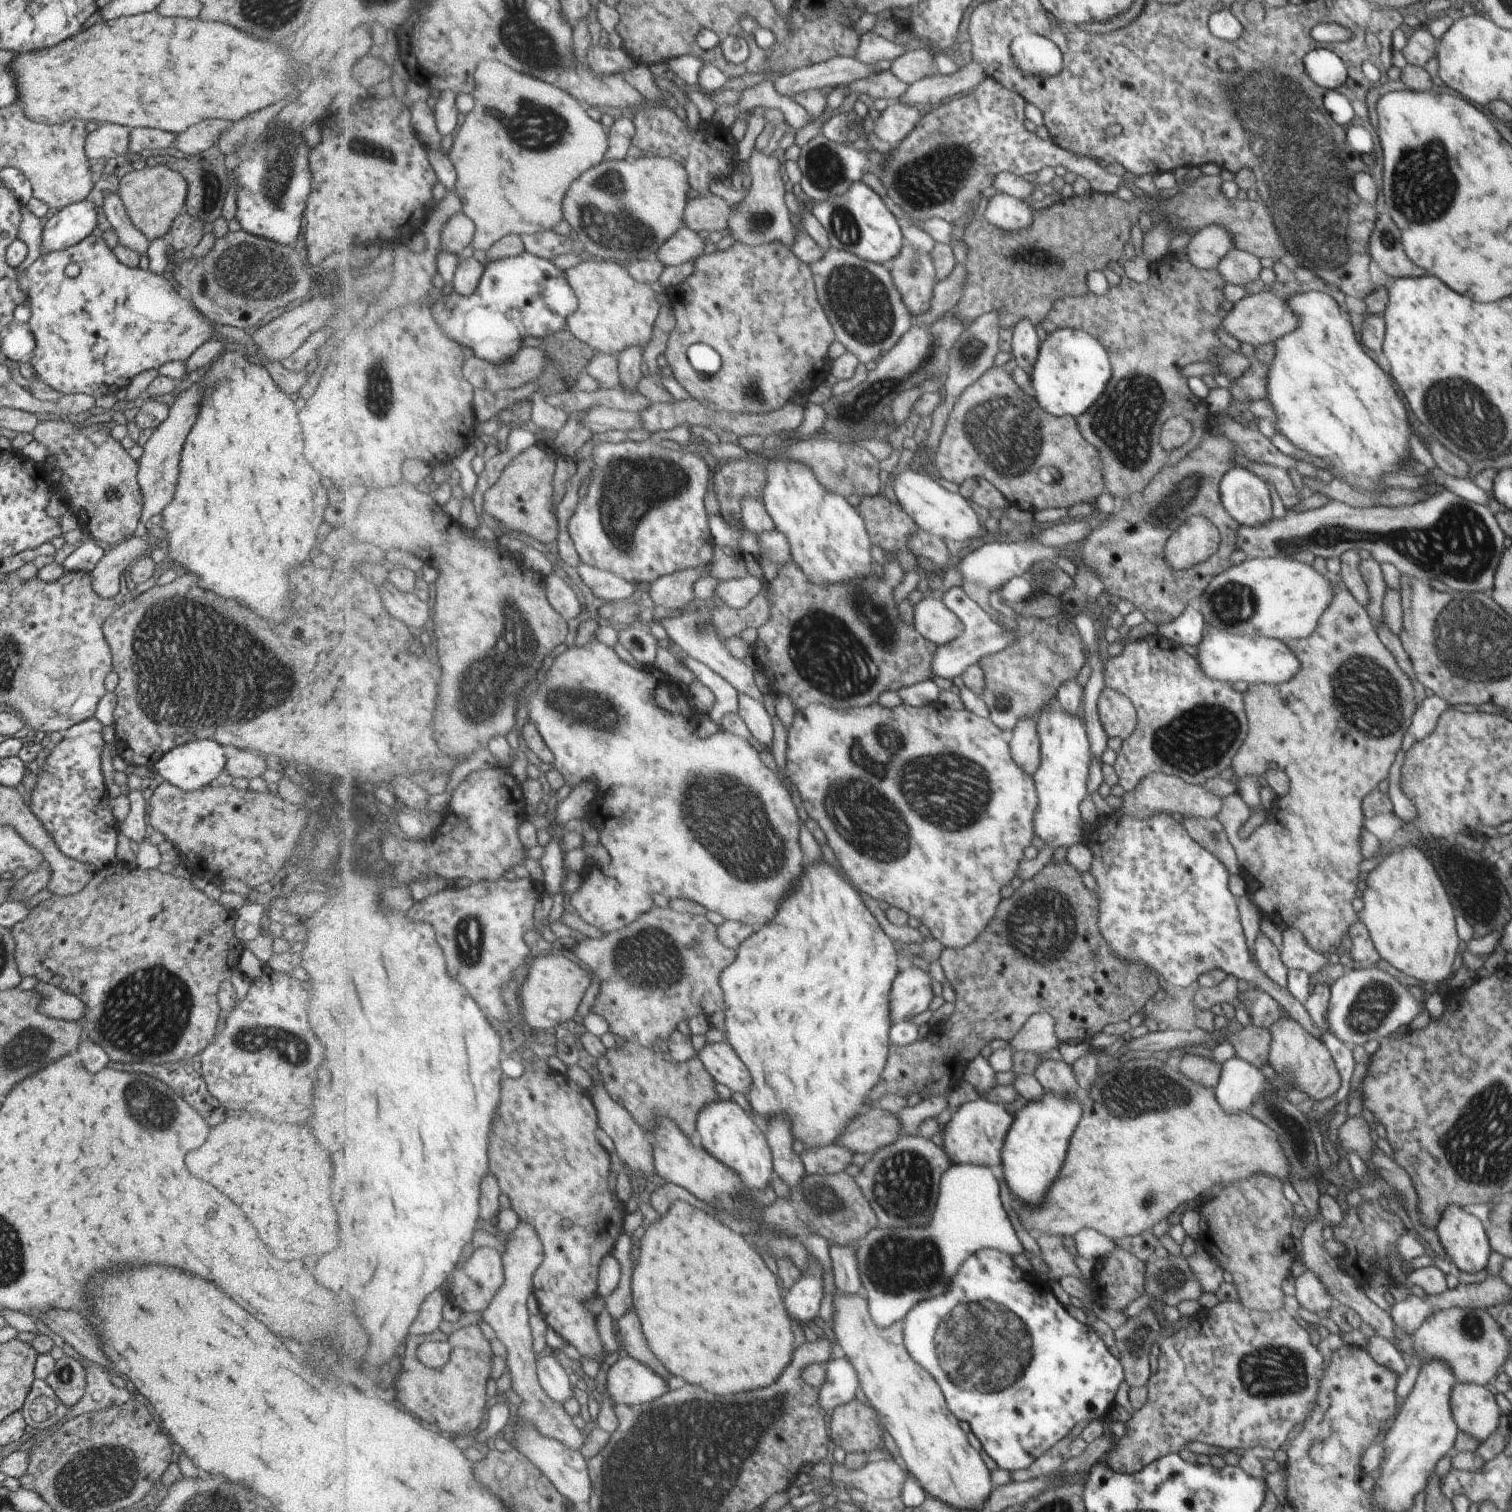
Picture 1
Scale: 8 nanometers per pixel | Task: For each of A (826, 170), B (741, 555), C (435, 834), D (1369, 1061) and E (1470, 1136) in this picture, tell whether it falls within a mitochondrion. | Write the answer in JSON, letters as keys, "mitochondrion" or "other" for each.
{"A":"mitochondrion","B":"other","C":"other","D":"other","E":"mitochondrion"}

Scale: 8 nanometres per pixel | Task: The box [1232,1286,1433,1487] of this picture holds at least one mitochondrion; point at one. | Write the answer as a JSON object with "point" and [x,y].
{"point":[1273,1372]}

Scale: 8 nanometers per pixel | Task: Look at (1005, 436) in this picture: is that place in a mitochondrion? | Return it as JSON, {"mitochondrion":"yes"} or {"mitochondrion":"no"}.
{"mitochondrion":"yes"}

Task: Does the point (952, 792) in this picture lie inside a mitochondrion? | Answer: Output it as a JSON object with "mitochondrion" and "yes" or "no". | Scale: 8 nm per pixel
{"mitochondrion":"yes"}

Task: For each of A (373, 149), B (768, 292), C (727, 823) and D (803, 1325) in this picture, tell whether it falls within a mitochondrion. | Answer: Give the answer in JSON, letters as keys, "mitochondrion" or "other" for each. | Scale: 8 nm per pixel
{"A":"mitochondrion","B":"other","C":"mitochondrion","D":"other"}

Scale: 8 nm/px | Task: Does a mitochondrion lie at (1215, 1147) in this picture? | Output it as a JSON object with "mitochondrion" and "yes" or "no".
{"mitochondrion":"no"}

